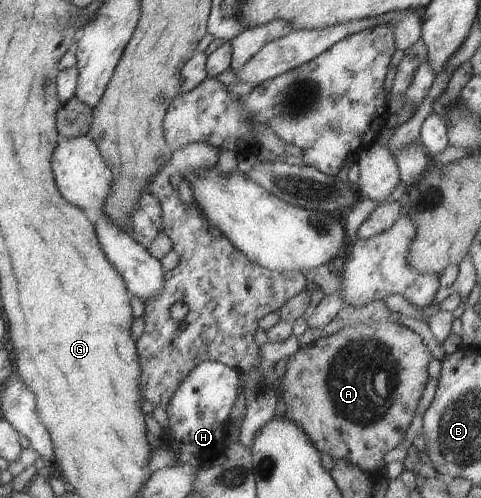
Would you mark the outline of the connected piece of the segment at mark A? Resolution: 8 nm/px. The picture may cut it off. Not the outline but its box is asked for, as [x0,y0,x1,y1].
[281,321,432,477]

